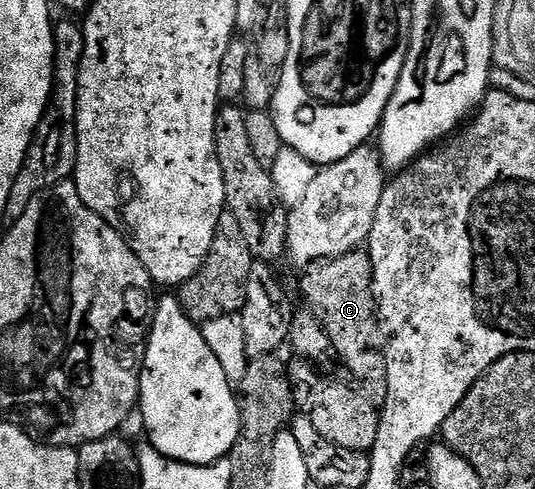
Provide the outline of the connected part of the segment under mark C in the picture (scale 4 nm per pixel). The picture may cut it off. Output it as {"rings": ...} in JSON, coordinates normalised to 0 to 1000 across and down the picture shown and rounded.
{"rings":[[[669,507],[628,528],[587,536],[564,560],[559,585],[574,607],[572,624],[607,671],[624,730],[641,738],[639,755],[654,767],[690,826],[714,834],[727,802],[727,777],[723,738],[716,726],[716,685],[701,630],[701,599],[693,587],[693,526],[684,509]]]}

